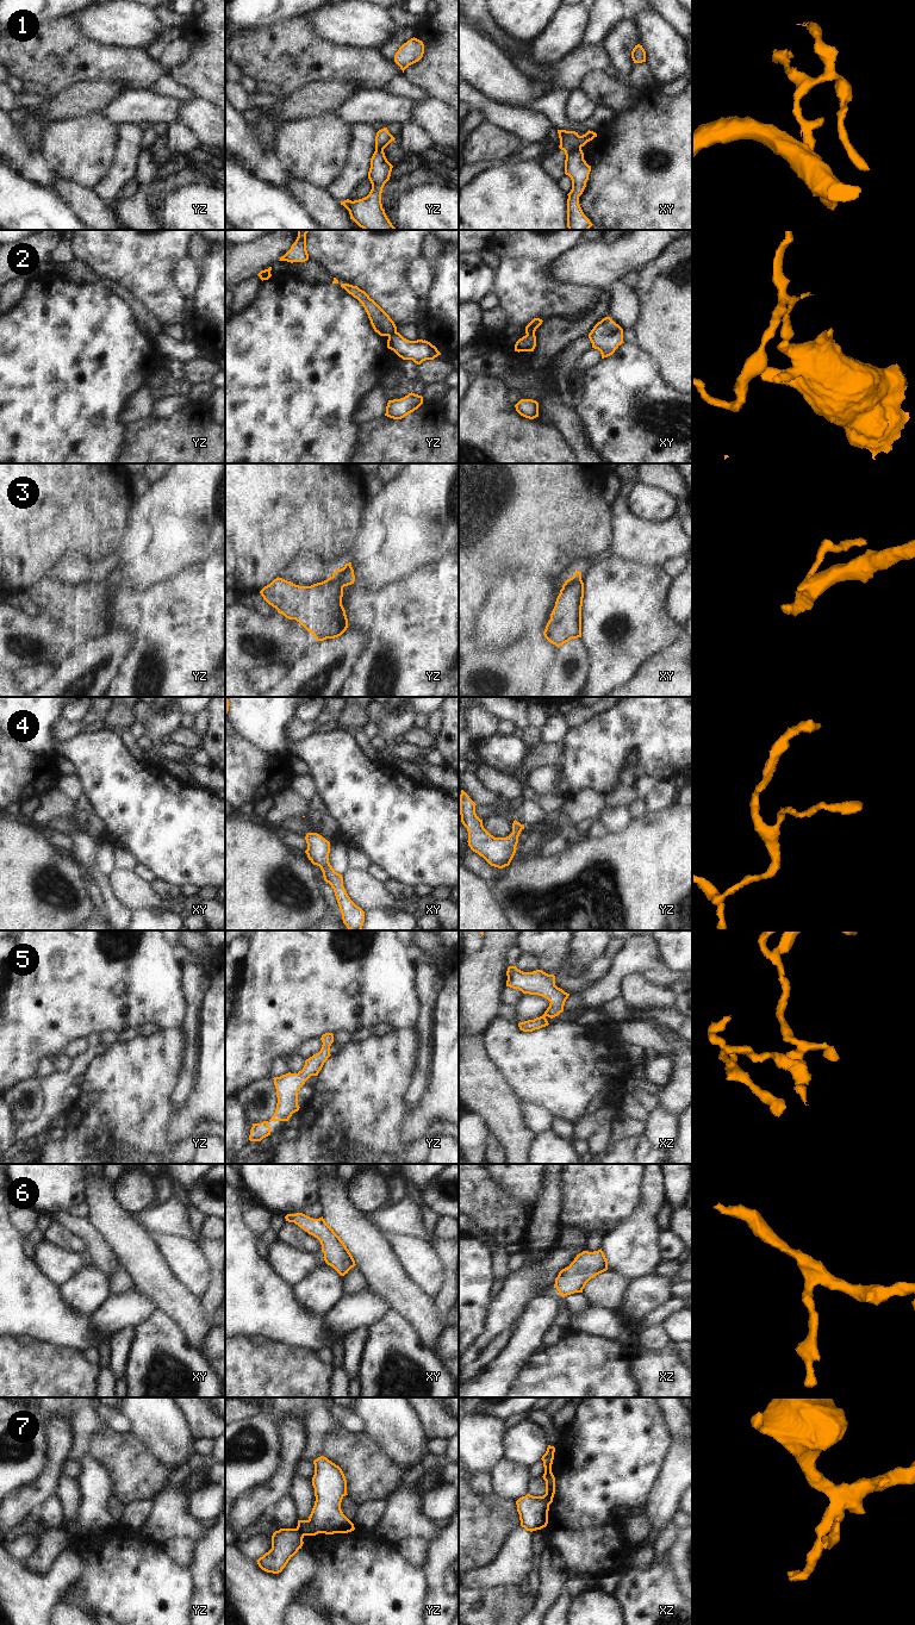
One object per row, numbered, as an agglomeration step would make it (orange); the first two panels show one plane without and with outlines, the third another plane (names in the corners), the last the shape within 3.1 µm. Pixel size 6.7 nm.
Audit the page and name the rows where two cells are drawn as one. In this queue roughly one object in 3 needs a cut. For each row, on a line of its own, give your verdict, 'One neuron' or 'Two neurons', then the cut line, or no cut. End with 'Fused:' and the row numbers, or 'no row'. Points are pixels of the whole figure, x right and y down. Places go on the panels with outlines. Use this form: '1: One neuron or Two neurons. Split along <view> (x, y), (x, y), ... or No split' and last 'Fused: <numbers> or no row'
1: Two neurons. Split along xy (580, 148), (573, 149), (566, 156)
2: Two neurons. Split along yz (396, 331), (388, 337)
3: Two neurons. Split along yz (332, 576), (343, 586)
4: One neuron. No split
5: One neuron. No split
6: One neuron. No split
7: Two neurons. Split along yz (297, 1527), (304, 1535)
Fused: 1, 2, 3, 7

